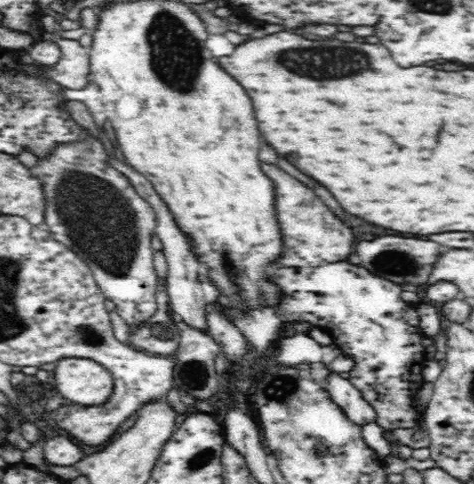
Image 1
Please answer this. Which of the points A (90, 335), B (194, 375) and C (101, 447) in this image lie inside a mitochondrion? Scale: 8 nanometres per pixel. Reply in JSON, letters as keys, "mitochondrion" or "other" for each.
{"A":"mitochondrion","B":"mitochondrion","C":"other"}

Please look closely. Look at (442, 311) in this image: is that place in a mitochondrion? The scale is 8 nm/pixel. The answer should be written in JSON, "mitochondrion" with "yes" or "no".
{"mitochondrion":"no"}

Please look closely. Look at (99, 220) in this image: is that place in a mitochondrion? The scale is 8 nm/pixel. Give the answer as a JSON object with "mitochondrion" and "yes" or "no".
{"mitochondrion":"yes"}

